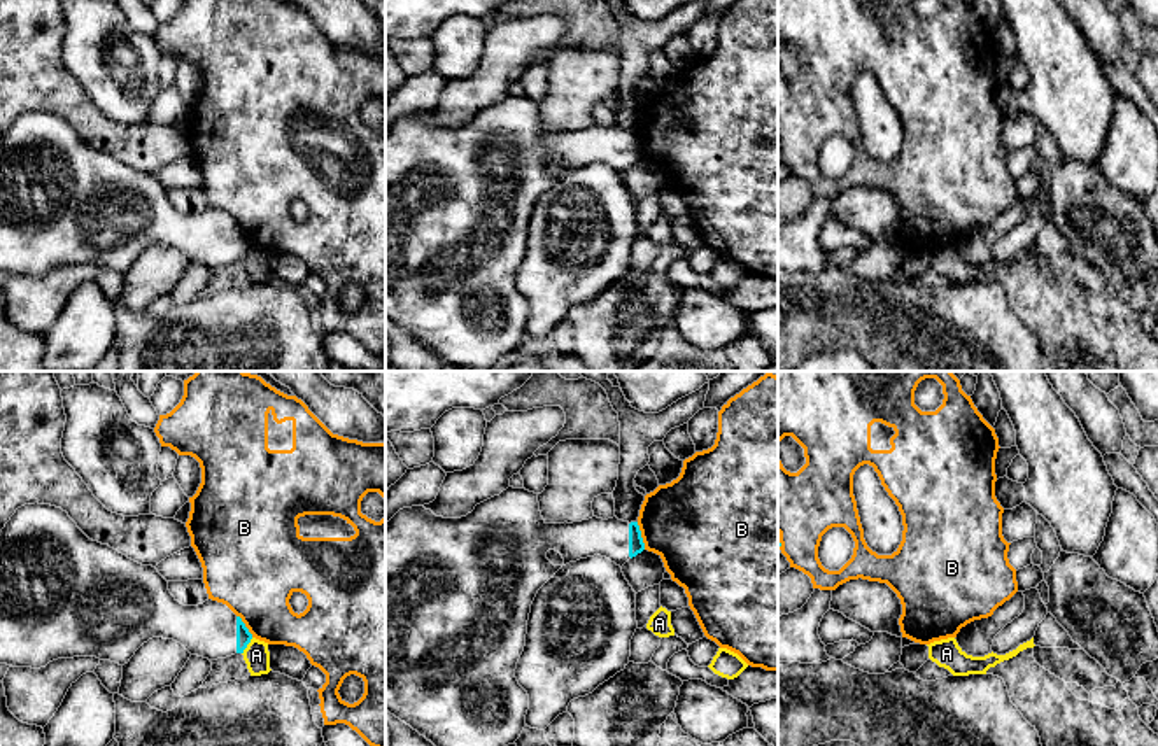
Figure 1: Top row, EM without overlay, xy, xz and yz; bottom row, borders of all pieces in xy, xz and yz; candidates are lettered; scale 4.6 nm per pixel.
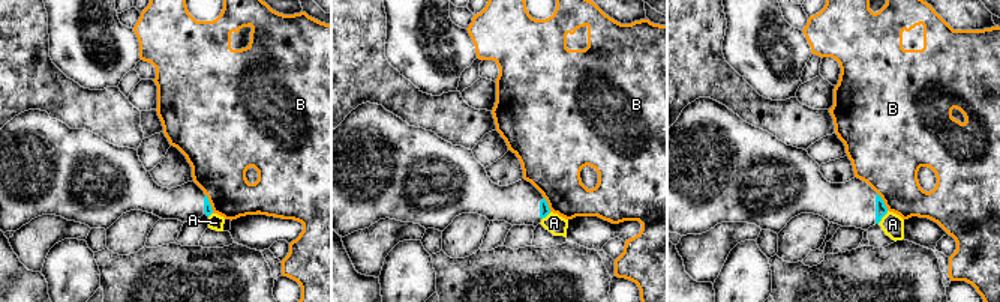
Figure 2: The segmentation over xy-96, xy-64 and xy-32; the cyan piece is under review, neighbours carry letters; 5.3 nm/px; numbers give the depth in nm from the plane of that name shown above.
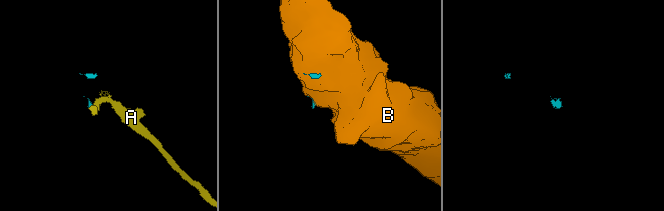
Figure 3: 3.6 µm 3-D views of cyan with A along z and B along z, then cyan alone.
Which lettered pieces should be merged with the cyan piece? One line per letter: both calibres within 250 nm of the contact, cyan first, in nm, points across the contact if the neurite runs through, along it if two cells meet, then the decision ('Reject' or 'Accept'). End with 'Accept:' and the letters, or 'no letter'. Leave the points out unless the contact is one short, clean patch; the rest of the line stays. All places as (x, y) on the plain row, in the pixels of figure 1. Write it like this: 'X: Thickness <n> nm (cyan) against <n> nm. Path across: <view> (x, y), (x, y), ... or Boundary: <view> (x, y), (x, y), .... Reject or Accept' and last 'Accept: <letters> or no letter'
A: Thickness 70 nm (cyan) against 120 nm. Reject
B: Thickness 70 nm (cyan) against 420 nm. Reject
Accept: no letter

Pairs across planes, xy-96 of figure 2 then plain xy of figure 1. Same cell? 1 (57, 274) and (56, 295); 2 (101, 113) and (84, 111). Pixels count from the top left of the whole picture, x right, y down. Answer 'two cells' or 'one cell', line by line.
1: two cells
2: one cell

